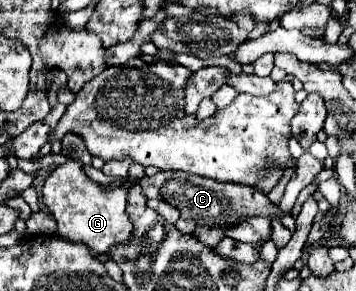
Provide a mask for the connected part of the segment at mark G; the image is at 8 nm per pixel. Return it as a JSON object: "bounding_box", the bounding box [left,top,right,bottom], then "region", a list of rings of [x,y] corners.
{"bounding_box":[42,159,132,255],"region":[[[70,159],[46,177],[42,201],[56,221],[56,233],[70,243],[86,245],[94,255],[106,255],[110,247],[130,241],[132,223],[126,215],[126,189],[118,187],[106,191],[86,177],[78,159]]]}

